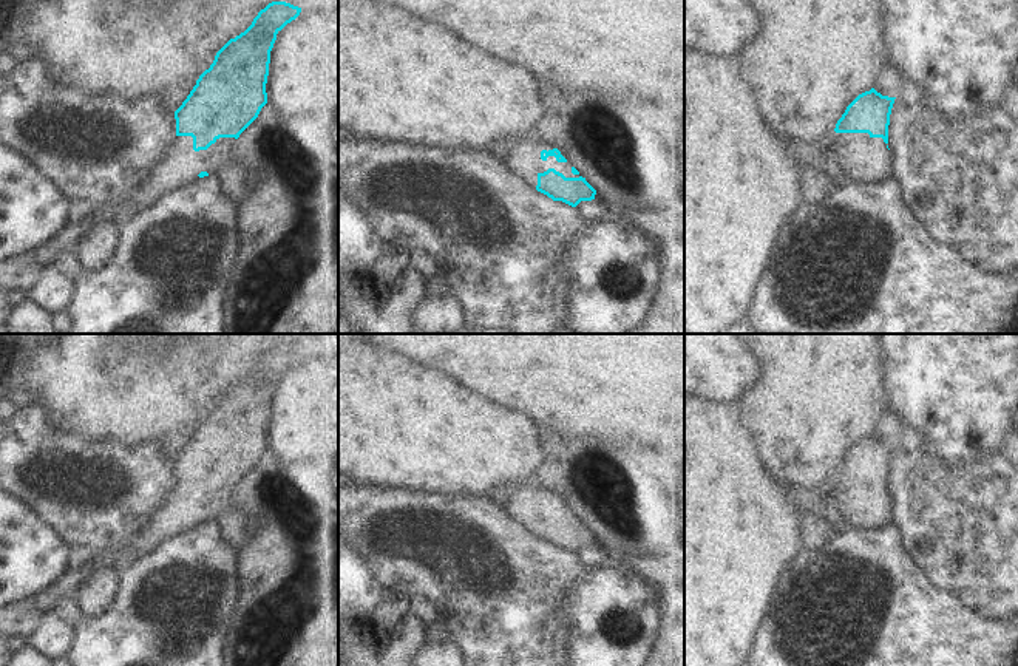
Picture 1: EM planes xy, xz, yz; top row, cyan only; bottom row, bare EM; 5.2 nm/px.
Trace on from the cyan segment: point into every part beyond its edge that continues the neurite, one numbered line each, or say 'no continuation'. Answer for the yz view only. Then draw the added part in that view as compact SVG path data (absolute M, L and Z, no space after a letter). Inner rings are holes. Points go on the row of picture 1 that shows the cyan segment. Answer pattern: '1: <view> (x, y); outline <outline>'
1: yz (882, 153); outline M882 138L870 139L876 155L876 176L867 179L854 179L854 182L881 182L891 176L891 153Z

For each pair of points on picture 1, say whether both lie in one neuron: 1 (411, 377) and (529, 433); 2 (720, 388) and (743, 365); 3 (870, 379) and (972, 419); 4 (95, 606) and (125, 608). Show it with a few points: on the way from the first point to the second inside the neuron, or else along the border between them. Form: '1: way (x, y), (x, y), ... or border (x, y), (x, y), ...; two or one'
1: way (441, 407), (467, 433), (499, 433); one
2: way (726, 382), (737, 371); one
3: border (879, 349), (887, 410); two
4: border (119, 572), (113, 603), (95, 617), (82, 617); two

